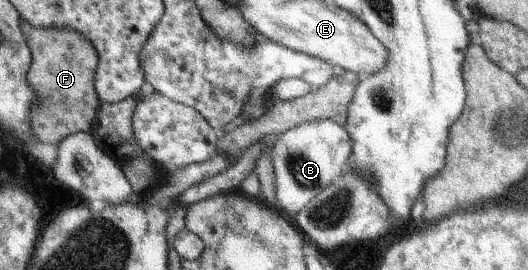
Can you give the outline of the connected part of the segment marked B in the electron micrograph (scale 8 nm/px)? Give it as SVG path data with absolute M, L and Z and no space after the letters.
M328 119L295 125L278 134L278 141L271 149L273 185L276 204L280 210L296 214L311 198L322 192L331 182L345 172L351 154L351 142L344 127Z

